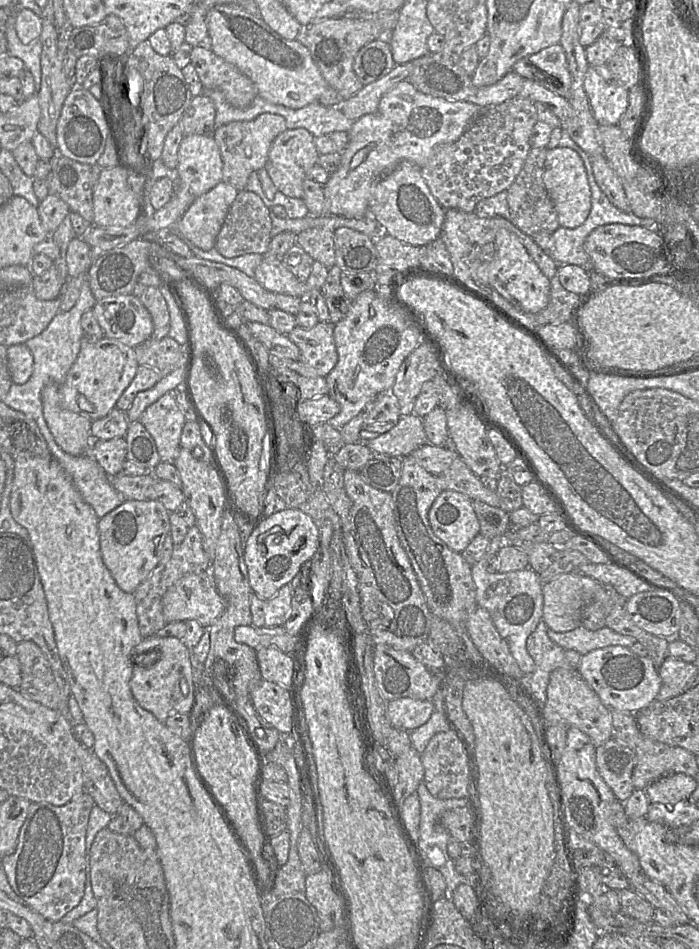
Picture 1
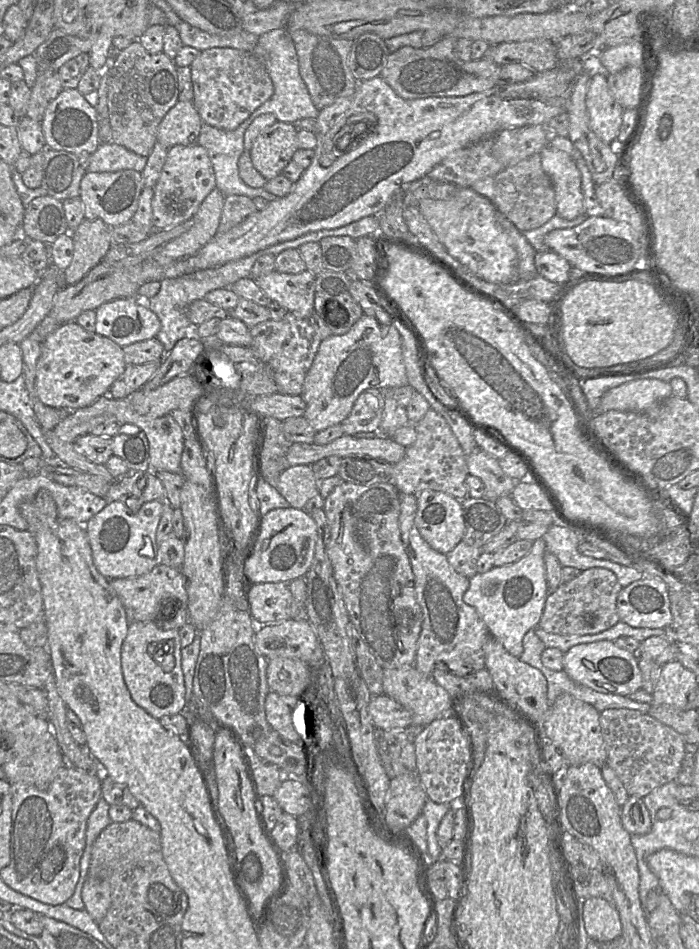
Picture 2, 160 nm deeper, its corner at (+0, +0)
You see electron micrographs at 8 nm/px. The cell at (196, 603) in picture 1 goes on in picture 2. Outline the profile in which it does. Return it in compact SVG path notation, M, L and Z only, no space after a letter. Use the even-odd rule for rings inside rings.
M163 564L155 566L149 573L137 577L117 578L109 580L111 587L121 600L128 622L157 621L161 619L159 612L163 602L168 599L178 600L183 607L187 607L188 594L186 577L181 569Z

